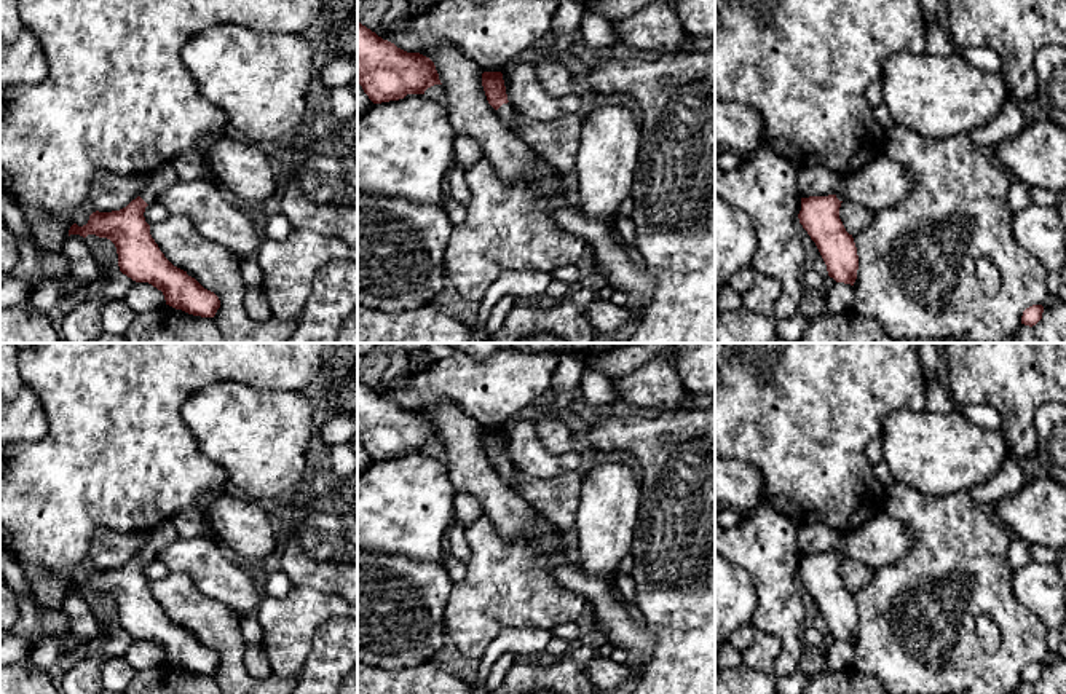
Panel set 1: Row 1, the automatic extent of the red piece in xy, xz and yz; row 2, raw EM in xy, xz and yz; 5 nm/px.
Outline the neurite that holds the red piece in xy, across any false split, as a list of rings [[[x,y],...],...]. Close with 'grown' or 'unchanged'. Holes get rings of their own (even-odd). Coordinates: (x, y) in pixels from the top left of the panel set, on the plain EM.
[[[171,520],[150,531],[150,541],[126,565],[112,570],[93,570],[86,582],[73,581],[70,592],[96,592],[110,597],[118,611],[123,632],[136,640],[148,640],[163,649],[166,662],[193,673],[214,675],[220,665],[219,654],[204,646],[187,629],[174,624],[150,592],[145,565],[158,558],[161,549],[179,538]]] | grown

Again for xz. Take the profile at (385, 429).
[[[357,378],[357,440],[373,461],[404,456],[407,451],[424,451],[434,442],[442,442],[434,420],[420,412],[407,410],[383,397]]] | unchanged

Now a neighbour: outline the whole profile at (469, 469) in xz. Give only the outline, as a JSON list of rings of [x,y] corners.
[[[450,402],[424,405],[439,431],[447,453],[447,469],[456,491],[476,496],[503,538],[520,539],[538,522],[538,511],[509,488],[485,453],[482,428],[464,410]]]

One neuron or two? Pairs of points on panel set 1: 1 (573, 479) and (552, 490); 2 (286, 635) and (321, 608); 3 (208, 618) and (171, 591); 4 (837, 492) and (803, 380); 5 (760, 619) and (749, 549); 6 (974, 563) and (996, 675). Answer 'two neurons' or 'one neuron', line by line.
1: one neuron
2: one neuron
3: one neuron
4: one neuron
5: one neuron
6: one neuron

